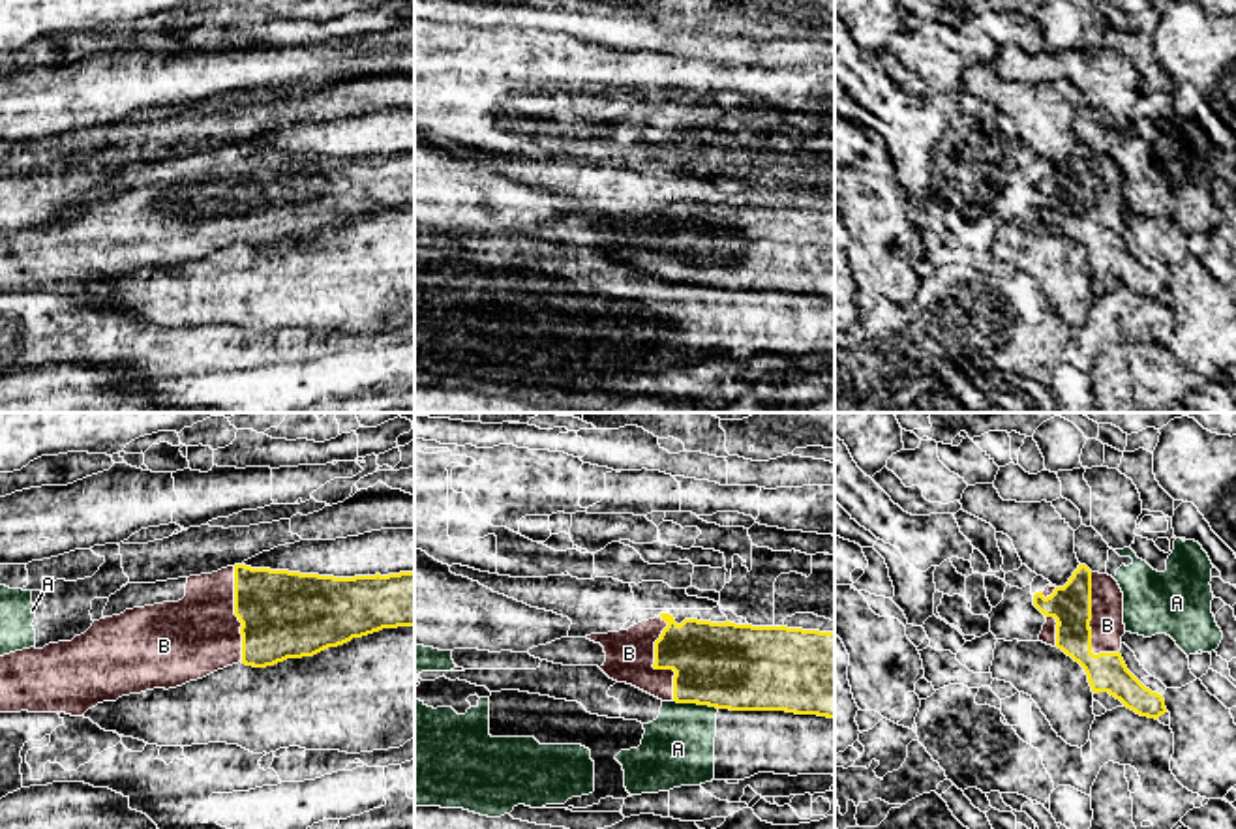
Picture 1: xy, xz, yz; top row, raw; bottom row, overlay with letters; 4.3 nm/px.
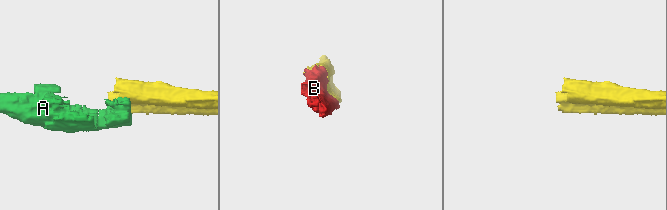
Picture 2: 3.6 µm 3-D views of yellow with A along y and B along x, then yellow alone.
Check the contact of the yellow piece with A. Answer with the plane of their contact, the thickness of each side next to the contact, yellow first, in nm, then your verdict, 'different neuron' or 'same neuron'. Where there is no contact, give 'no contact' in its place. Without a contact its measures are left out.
contact in xz; calibres 360 and 320 nm; different neuron

